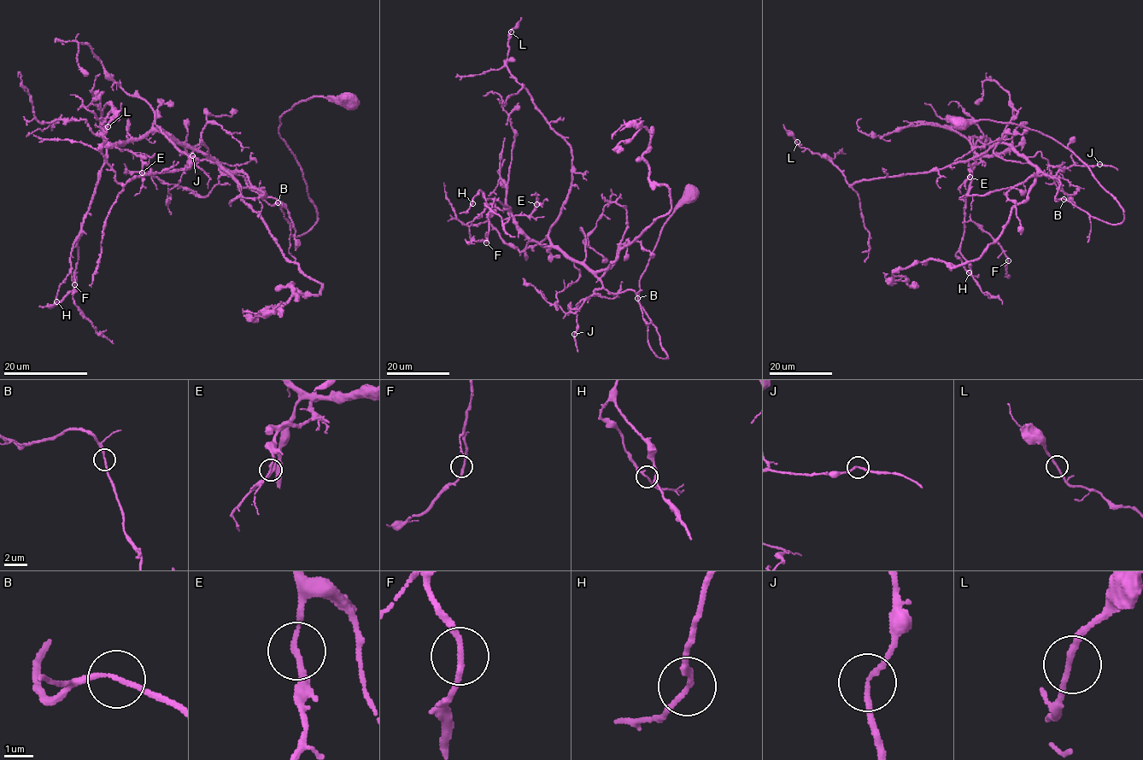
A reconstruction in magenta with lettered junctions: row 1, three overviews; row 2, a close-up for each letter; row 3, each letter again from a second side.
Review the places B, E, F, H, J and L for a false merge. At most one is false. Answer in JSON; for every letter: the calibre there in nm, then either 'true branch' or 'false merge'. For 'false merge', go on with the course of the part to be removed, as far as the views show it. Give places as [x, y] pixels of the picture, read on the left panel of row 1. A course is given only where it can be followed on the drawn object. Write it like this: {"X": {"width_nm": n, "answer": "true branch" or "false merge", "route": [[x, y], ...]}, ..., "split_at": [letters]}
{"B": {"width_nm": 170, "answer": "true branch"}, "E": {"width_nm": 170, "answer": "true branch"}, "F": {"width_nm": 190, "answer": "true branch"}, "H": {"width_nm": 160, "answer": "true branch"}, "J": {"width_nm": 170, "answer": "true branch"}, "L": {"width_nm": 180, "answer": "true branch"}, "split_at": []}

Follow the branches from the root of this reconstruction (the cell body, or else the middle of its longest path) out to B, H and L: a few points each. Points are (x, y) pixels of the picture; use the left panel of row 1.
B: (344, 100), (312, 96), (279, 118), (278, 132), (301, 168), (317, 222), (294, 236), (277, 202)
H: (344, 100), (312, 96), (279, 118), (317, 213), (298, 236), (277, 201), (168, 135), (109, 145), (56, 301)
L: (344, 100), (279, 118), (317, 213), (298, 236), (277, 201), (158, 127), (190, 167), (120, 184), (108, 126)

